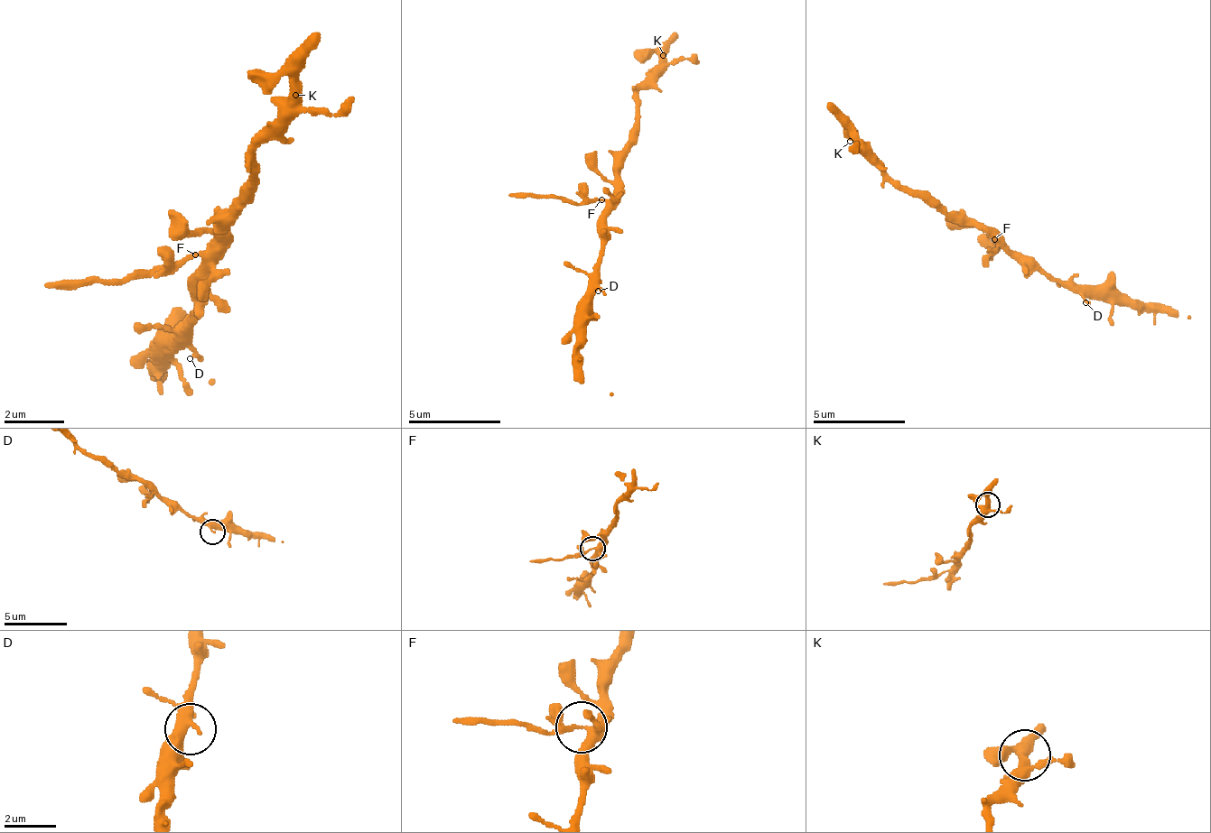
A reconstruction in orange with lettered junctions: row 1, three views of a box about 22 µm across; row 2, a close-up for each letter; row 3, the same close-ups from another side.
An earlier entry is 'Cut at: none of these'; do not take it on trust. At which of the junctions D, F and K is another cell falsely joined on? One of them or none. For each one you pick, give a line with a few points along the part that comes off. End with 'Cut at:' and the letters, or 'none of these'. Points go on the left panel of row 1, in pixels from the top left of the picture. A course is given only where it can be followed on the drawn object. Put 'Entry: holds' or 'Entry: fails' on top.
Entry: fails
F: course (197, 253), (137, 268), (115, 283), (47, 283)
Cut at: F

